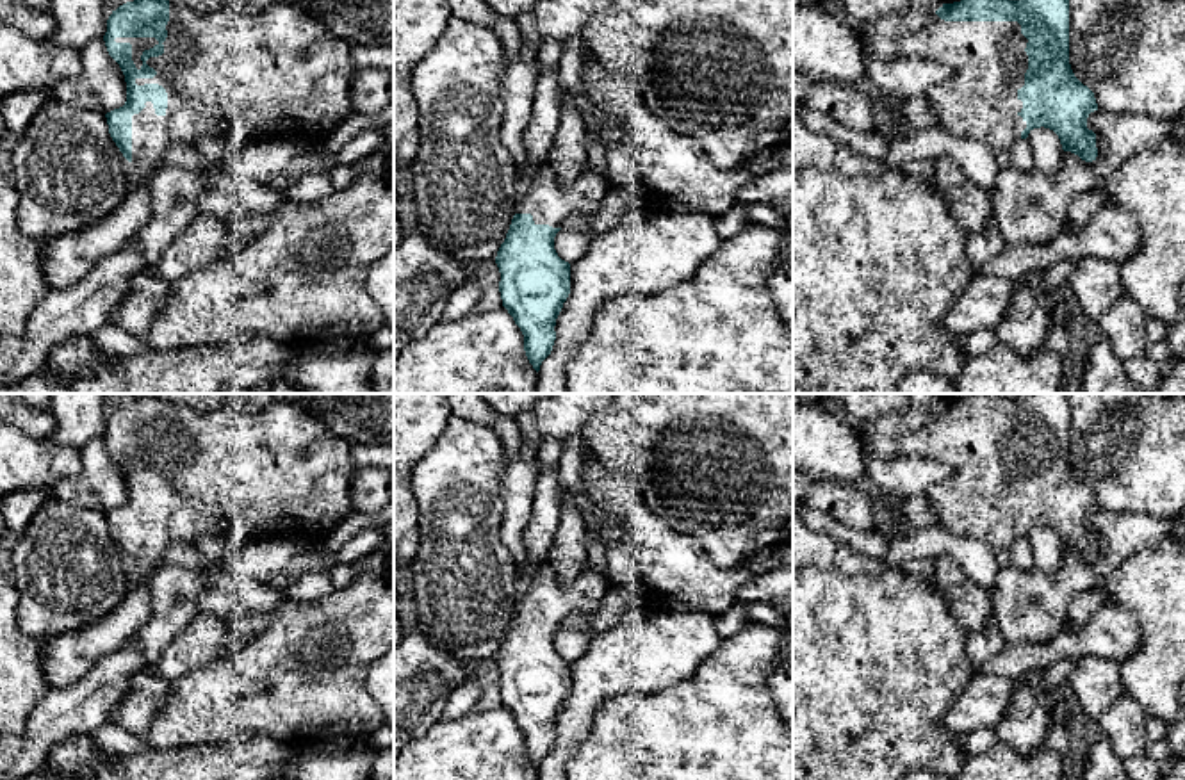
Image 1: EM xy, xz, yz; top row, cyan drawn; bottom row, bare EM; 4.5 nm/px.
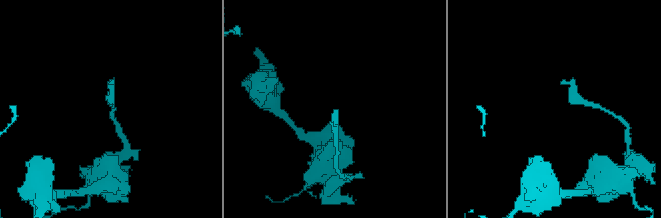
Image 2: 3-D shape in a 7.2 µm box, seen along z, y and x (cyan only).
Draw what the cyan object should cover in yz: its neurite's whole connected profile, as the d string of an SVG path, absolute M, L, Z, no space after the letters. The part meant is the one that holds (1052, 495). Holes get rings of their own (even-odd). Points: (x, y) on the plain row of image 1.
M966 394L953 402L943 402L918 431L896 438L896 447L902 456L934 459L950 468L950 477L932 484L925 495L952 534L980 540L991 548L1000 568L1010 565L1014 543L1041 525L1058 534L1064 550L1085 561L1096 559L1096 532L1087 527L1087 516L1098 509L1098 502L1069 463L1069 394L1026 394L1021 399Z

